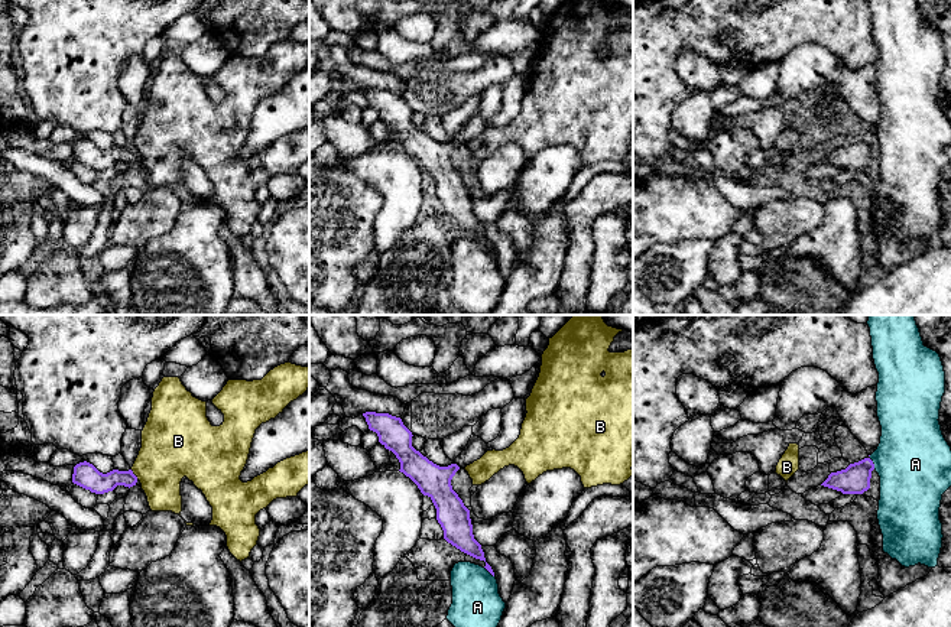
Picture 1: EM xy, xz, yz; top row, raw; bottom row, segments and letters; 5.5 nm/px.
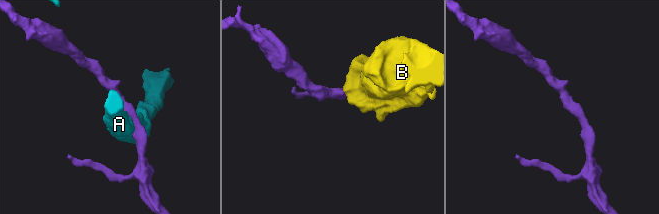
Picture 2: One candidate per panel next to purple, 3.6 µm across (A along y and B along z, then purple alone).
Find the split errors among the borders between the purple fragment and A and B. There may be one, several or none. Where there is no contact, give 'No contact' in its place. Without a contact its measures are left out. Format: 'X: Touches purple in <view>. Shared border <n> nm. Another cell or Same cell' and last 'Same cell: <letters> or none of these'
A: Touches purple in yz. Shared border 70 nm. Another cell
B: Touches purple in xy. Shared border 70 nm. Another cell
Same cell: none of these

